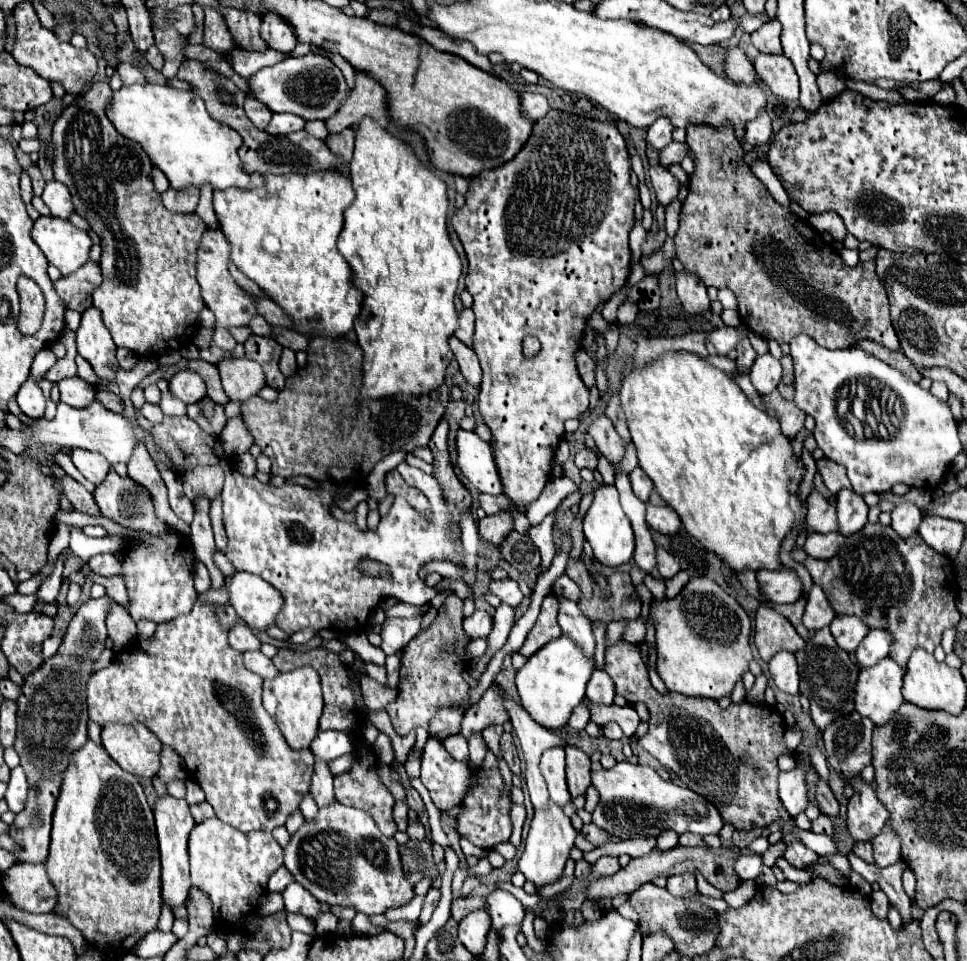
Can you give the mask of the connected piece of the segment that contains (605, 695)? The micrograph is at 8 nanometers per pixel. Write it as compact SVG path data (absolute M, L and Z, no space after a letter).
M595 670L587 682L587 700L595 706L611 706L615 696L615 684L605 670Z

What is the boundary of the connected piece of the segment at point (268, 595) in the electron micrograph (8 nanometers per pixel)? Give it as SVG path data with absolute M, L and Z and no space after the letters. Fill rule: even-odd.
M237 572L235 576L225 578L225 584L231 596L231 606L251 628L265 632L277 622L277 614L283 608L283 596L269 582L255 574Z

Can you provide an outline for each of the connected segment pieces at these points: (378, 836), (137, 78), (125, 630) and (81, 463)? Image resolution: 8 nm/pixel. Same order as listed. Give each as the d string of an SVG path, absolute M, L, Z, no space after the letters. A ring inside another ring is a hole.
M331 802L317 816L291 834L285 846L285 866L295 882L307 888L321 904L351 906L367 916L405 906L413 898L413 886L403 880L395 838L385 836L369 812Z
M119 64L117 68L123 84L143 84L145 82L145 74L143 68L139 64Z
M115 604L115 608L111 608L111 612L107 616L107 630L109 630L109 638L113 640L113 652L123 650L137 636L137 624L135 624L135 620L119 604Z
M73 448L69 452L73 464L77 466L77 470L93 484L101 484L109 472L109 464L107 460L103 460L103 456L99 454L91 454L83 448Z

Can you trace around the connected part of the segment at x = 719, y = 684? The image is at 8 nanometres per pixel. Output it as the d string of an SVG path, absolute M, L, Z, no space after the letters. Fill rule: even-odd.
M707 576L691 578L687 588L675 600L663 600L651 604L651 614L657 622L657 674L667 684L671 692L679 692L685 696L703 696L721 700L723 696L731 696L735 684L749 670L749 662L753 660L749 636L751 636L751 620L747 612L739 606L739 602L729 596L717 582Z

